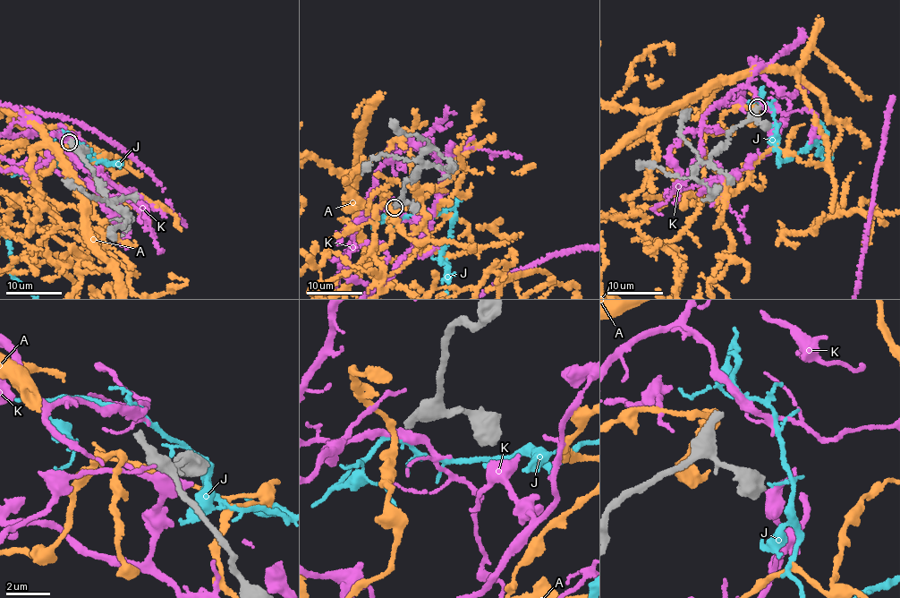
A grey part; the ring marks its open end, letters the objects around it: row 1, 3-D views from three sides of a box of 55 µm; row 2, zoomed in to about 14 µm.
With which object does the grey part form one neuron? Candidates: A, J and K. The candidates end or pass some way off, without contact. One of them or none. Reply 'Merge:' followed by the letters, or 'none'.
Merge: none

